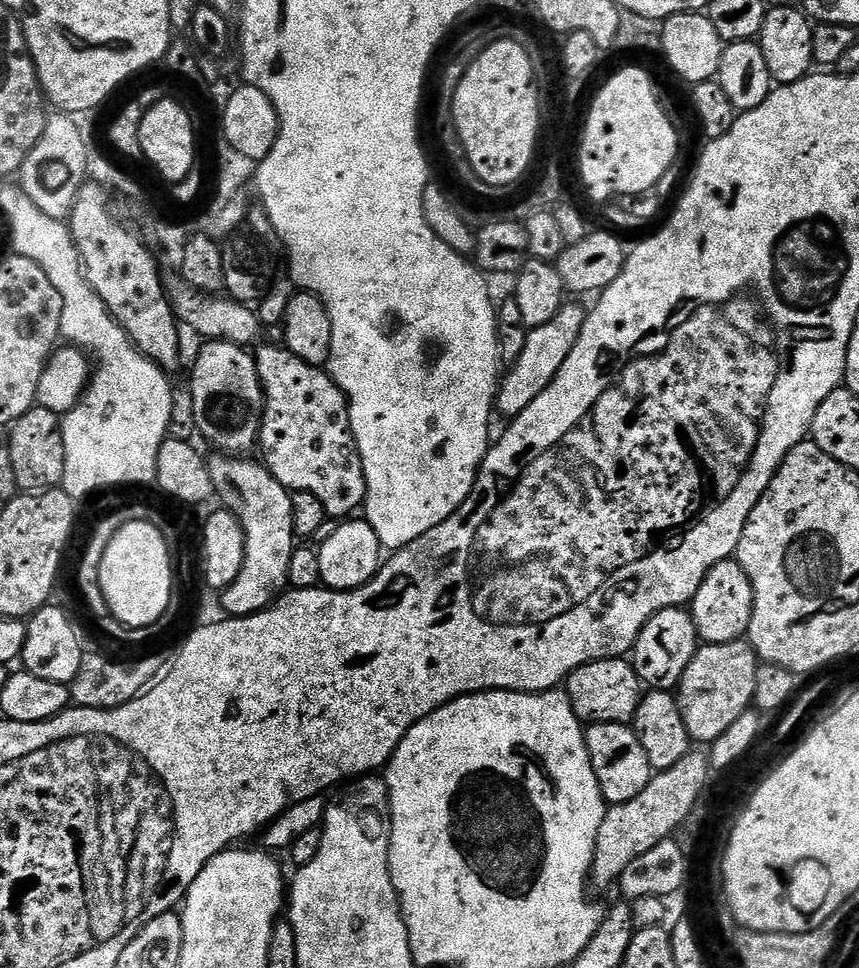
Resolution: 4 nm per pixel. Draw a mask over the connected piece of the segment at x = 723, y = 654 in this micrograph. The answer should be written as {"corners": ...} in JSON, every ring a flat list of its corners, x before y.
{"corners":[[735,640,725,644,704,644,697,647,694,658,690,666,686,666,678,685,682,722,686,722,689,741,696,743,697,740,700,743,697,745,710,746,718,738,722,738,722,734,726,734,726,730,730,730,730,726,734,726,734,722,738,722,738,718,742,718,744,712,753,707,754,678,759,669,756,651,744,640]]}

